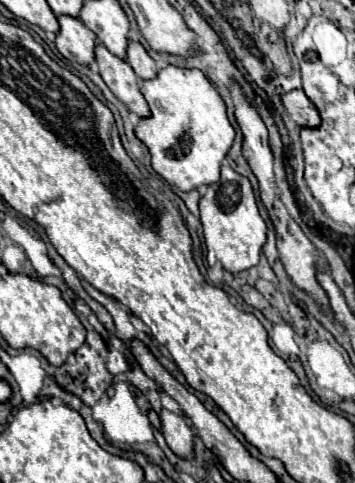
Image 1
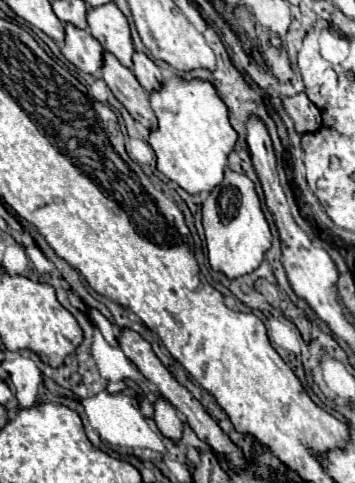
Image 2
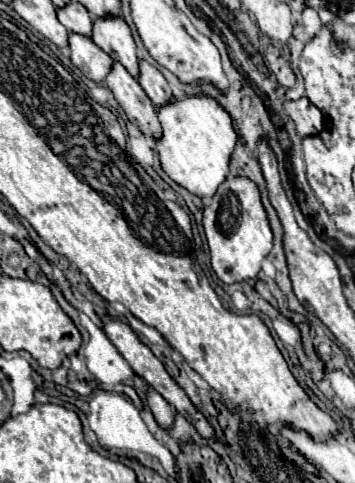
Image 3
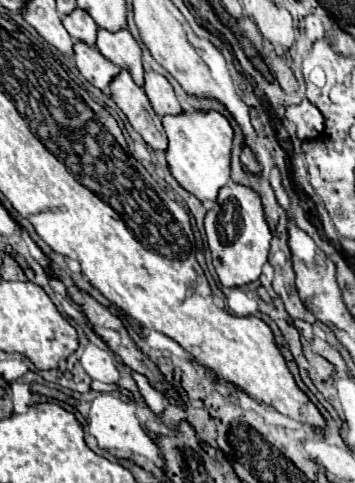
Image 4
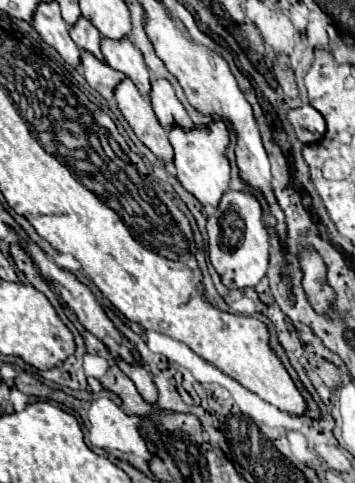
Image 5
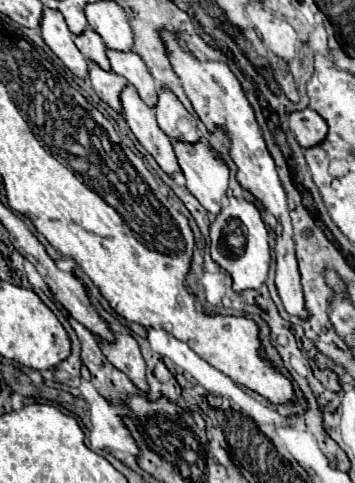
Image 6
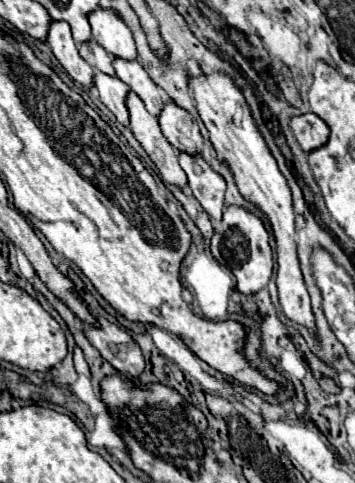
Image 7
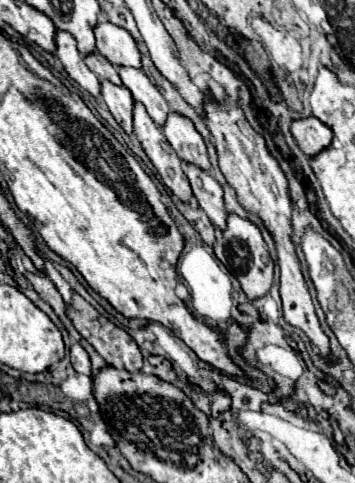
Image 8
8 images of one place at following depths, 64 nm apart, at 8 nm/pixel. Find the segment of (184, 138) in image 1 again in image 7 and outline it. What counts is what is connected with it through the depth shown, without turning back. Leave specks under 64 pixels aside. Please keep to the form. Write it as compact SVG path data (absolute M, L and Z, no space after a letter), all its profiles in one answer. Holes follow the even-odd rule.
M180 152L180 166L188 176L188 184L196 200L202 204L202 208L208 212L212 220L220 222L224 210L224 192L226 192L224 178L216 174L204 158L200 156L194 158L186 152Z

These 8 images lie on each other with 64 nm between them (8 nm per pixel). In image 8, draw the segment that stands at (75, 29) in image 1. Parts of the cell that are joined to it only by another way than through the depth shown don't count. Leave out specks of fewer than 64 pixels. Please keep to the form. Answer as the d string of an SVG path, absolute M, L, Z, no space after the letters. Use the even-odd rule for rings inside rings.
M102 80L102 98L112 112L114 120L120 124L120 128L126 134L132 134L132 110L134 110L134 98L124 86L116 86L108 80Z

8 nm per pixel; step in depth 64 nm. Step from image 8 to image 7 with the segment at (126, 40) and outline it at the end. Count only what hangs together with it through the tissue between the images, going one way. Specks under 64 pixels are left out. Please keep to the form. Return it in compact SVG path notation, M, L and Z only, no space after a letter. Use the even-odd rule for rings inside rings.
M98 8L96 12L90 14L90 26L92 26L92 36L94 40L110 54L116 58L124 60L136 60L136 44L132 38L130 28L118 18L114 10L104 10Z

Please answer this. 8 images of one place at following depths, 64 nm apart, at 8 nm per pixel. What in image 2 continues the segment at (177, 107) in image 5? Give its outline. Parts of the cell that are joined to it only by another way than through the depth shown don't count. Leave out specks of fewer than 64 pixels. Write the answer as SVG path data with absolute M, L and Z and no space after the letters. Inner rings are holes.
M142 52L134 54L134 74L136 74L138 82L142 84L142 88L146 92L150 92L150 94L156 92L160 88L162 80L164 80L160 70L158 70L158 66L146 54L142 54Z

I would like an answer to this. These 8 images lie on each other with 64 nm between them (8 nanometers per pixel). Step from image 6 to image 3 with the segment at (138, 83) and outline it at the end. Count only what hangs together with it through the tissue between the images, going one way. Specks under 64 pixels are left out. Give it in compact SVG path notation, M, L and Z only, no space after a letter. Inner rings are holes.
M96 18L92 40L98 48L102 48L114 62L120 62L134 78L140 76L136 44L128 24L122 18Z

